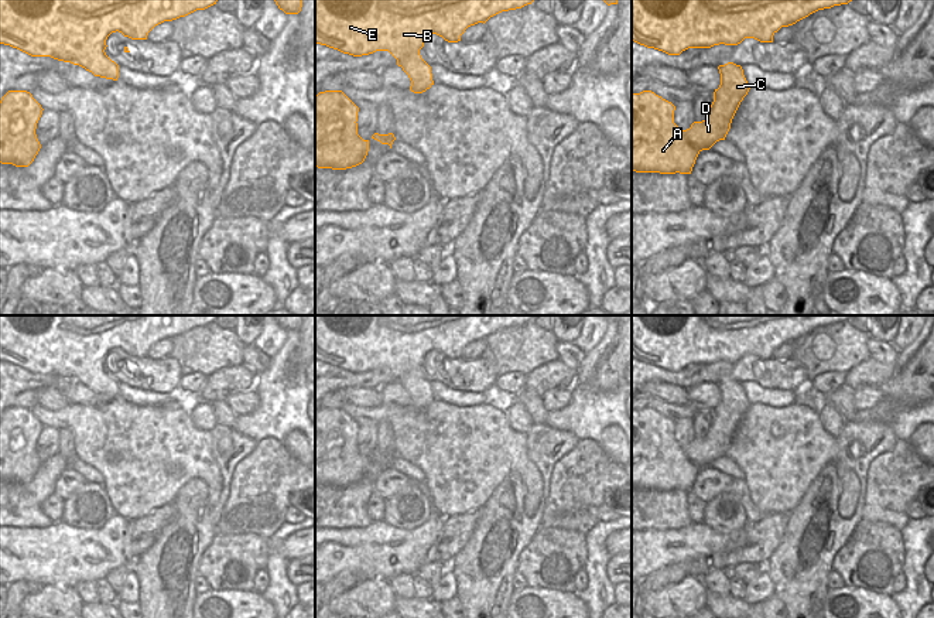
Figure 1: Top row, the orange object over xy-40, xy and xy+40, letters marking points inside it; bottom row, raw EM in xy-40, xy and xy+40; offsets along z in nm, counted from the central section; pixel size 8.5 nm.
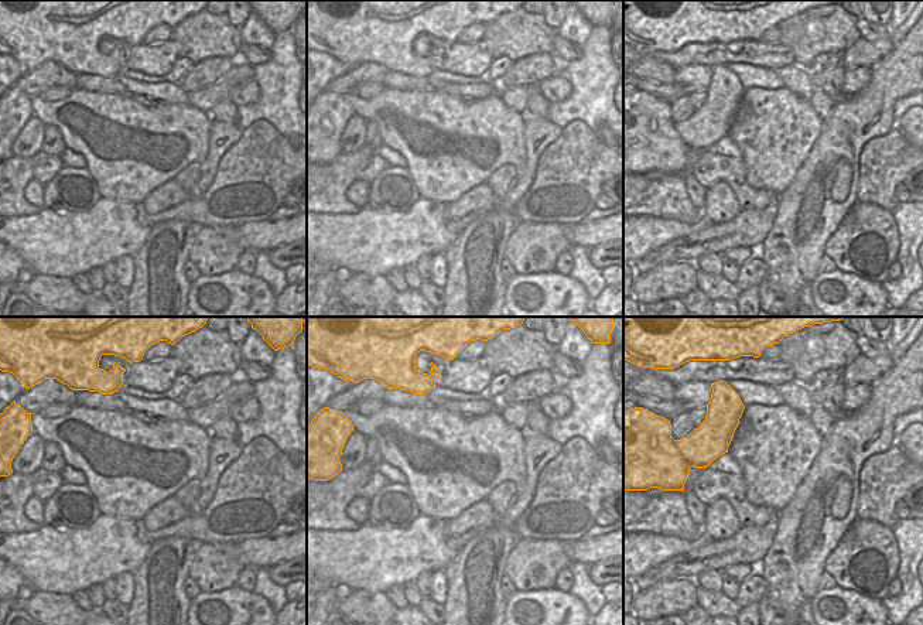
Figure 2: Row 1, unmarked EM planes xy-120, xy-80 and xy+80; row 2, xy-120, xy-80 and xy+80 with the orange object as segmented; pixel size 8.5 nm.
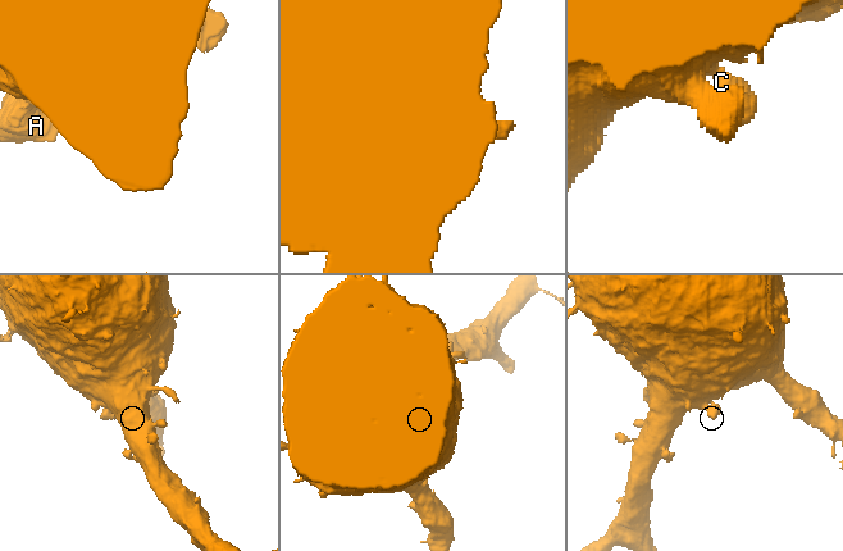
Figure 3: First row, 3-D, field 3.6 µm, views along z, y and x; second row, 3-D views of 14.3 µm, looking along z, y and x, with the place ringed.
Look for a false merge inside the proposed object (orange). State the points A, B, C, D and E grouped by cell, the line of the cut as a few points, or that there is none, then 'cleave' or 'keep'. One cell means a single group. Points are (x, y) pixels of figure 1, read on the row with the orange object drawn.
groups A B C D E; cut none; keep

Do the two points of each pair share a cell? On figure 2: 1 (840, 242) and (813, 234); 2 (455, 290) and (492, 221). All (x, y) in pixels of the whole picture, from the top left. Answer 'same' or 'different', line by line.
1: different
2: same

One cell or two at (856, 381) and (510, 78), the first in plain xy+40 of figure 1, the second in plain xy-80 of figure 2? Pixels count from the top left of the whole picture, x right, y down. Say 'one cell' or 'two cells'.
one cell

